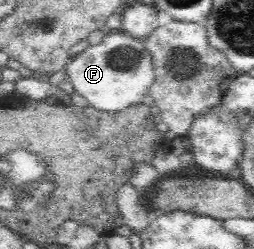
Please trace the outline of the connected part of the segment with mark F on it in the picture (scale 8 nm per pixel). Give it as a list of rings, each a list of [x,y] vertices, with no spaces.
[[[121,30],[107,31],[101,44],[89,45],[84,51],[71,57],[64,70],[67,75],[65,80],[71,82],[74,92],[81,94],[89,106],[106,113],[116,113],[139,103],[139,100],[147,95],[147,90],[153,82],[153,61],[151,61],[149,51],[141,41],[129,37]]]

